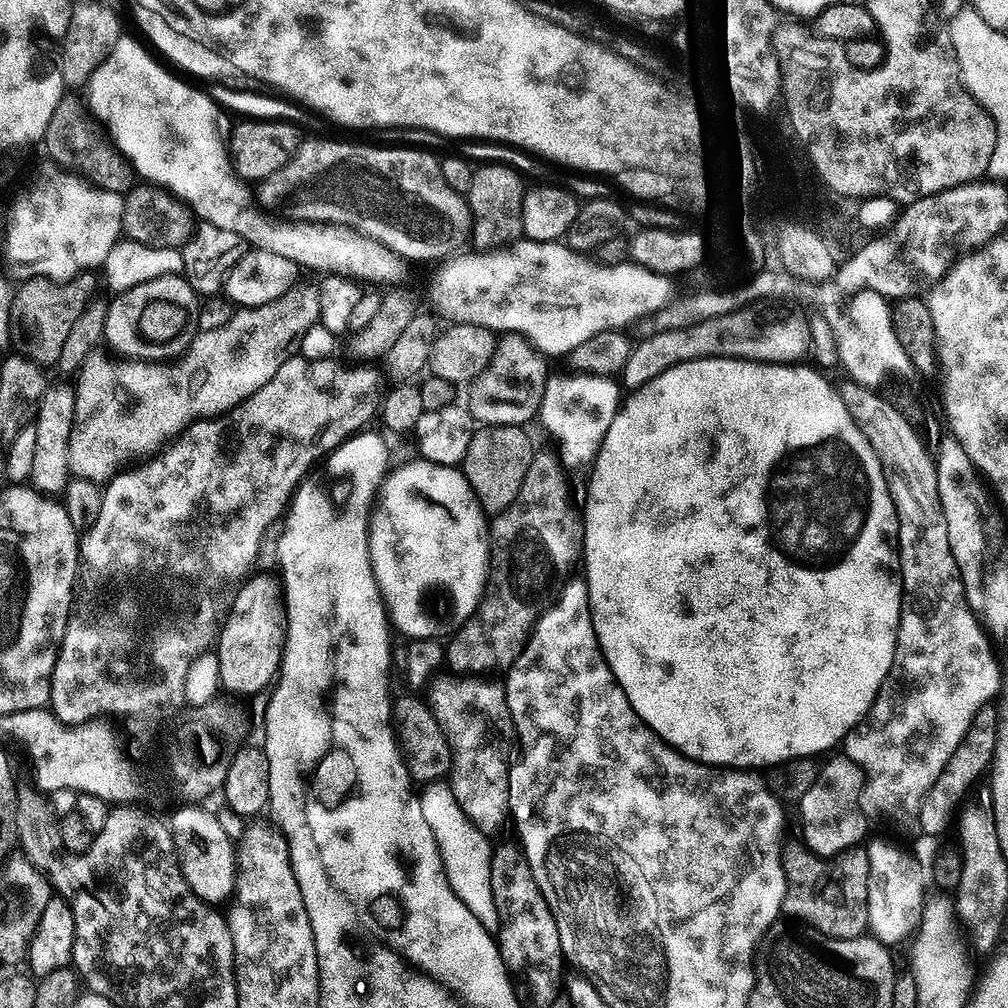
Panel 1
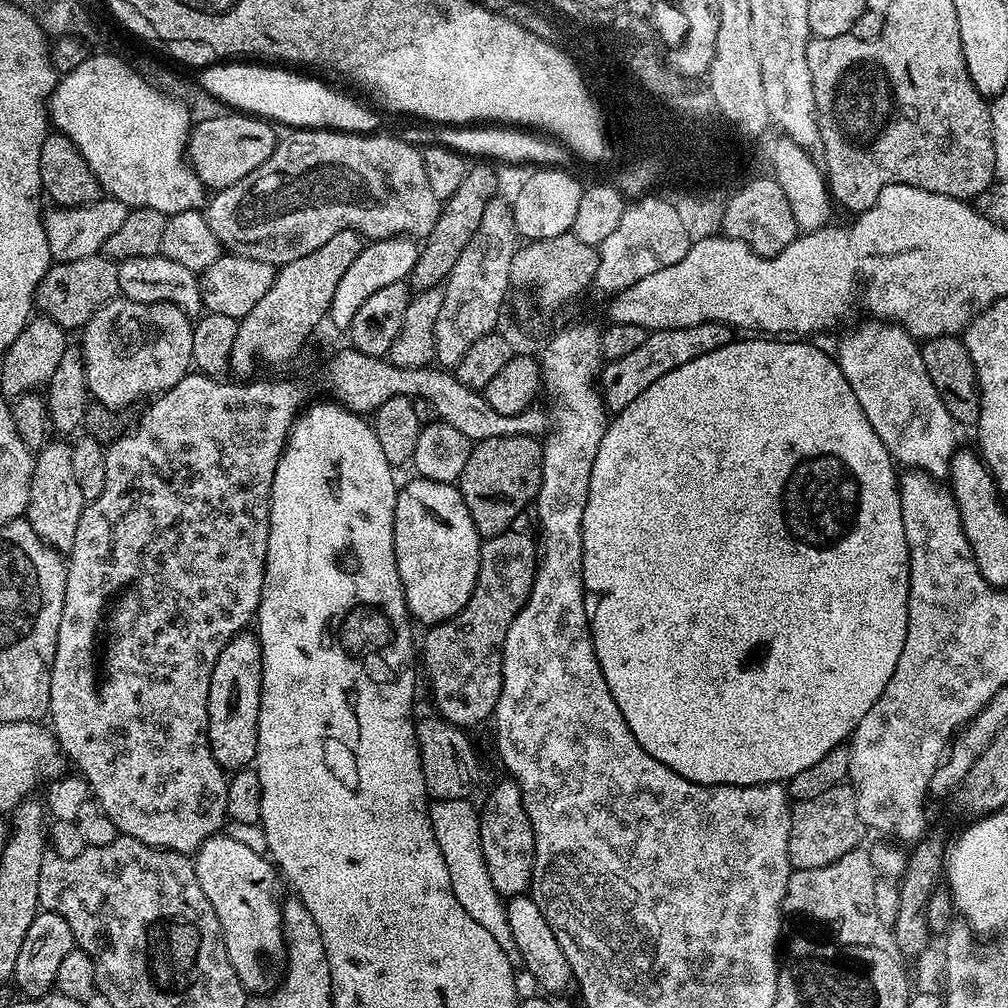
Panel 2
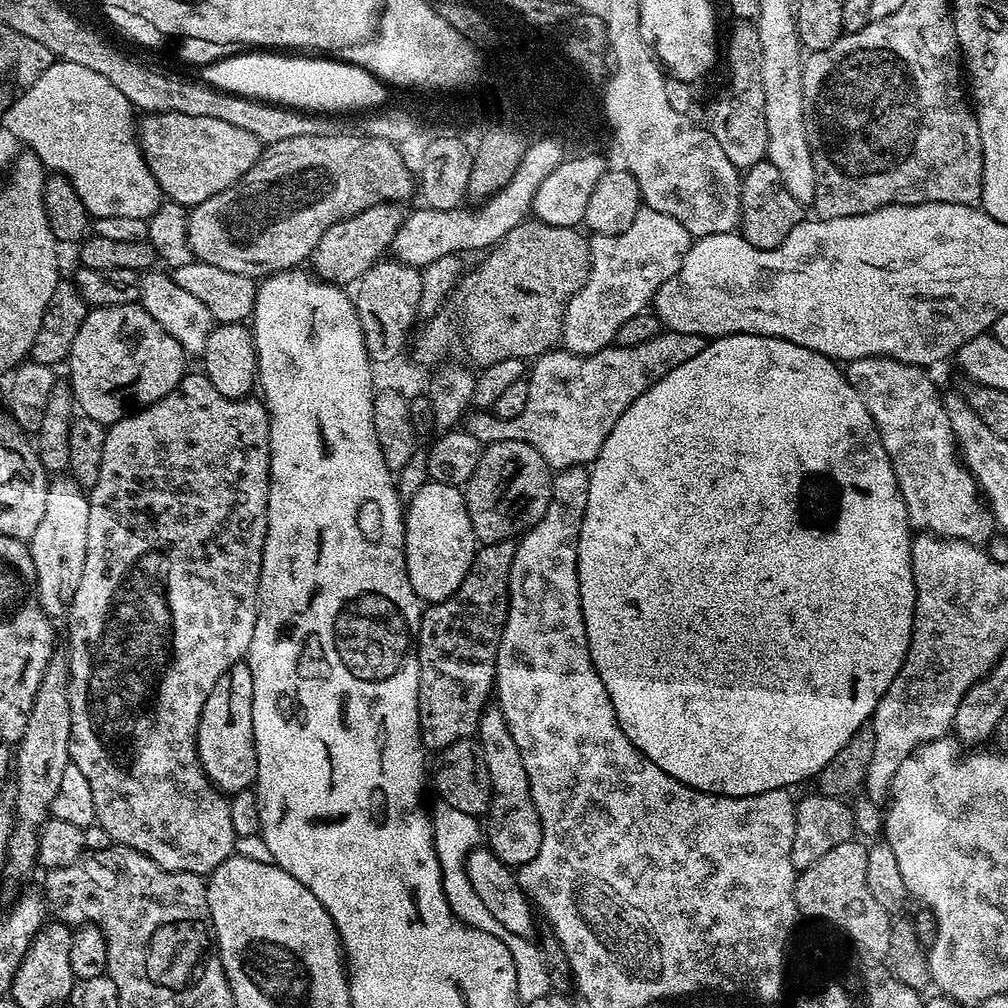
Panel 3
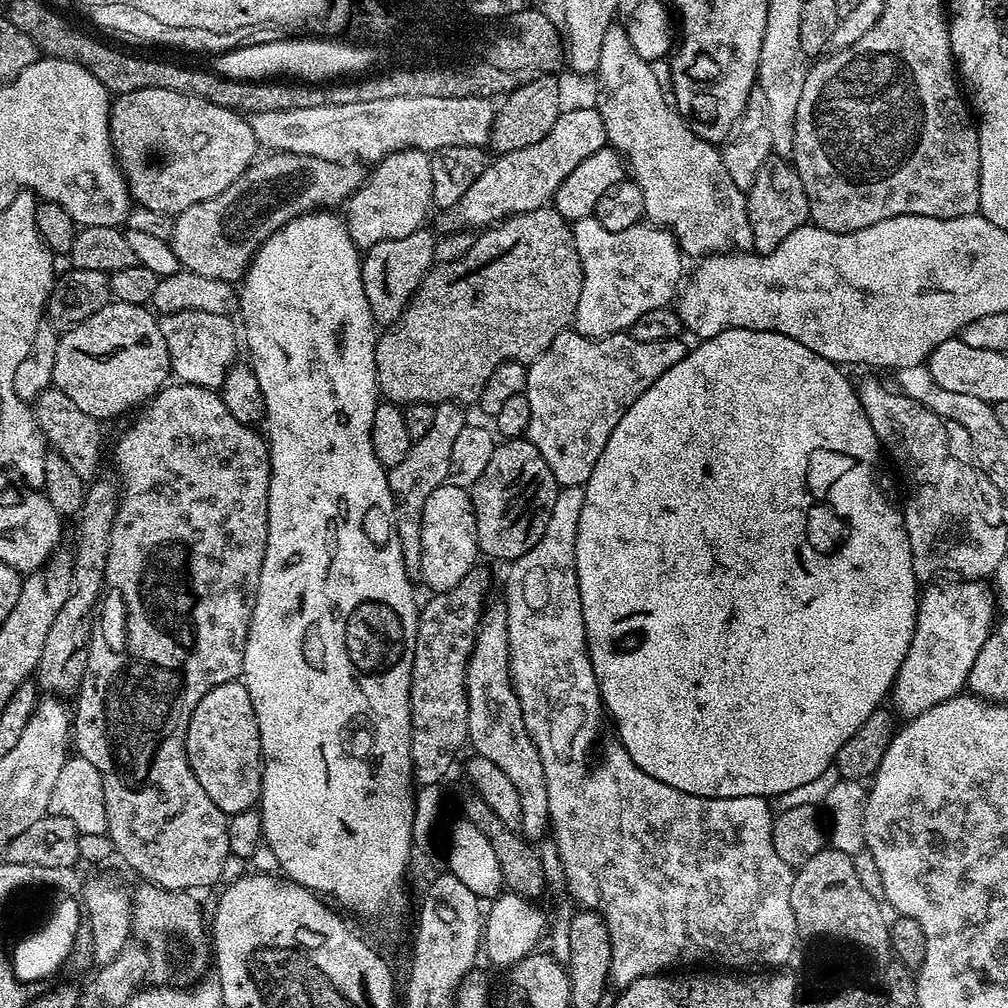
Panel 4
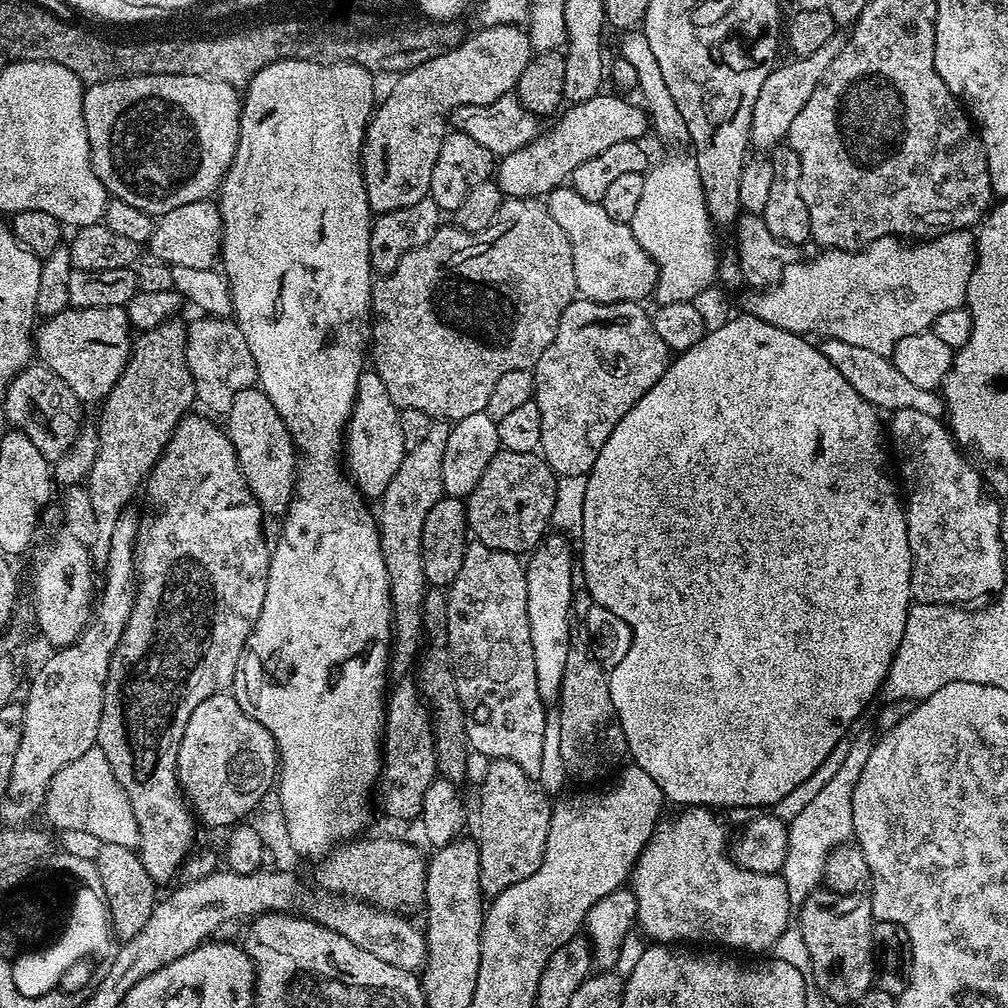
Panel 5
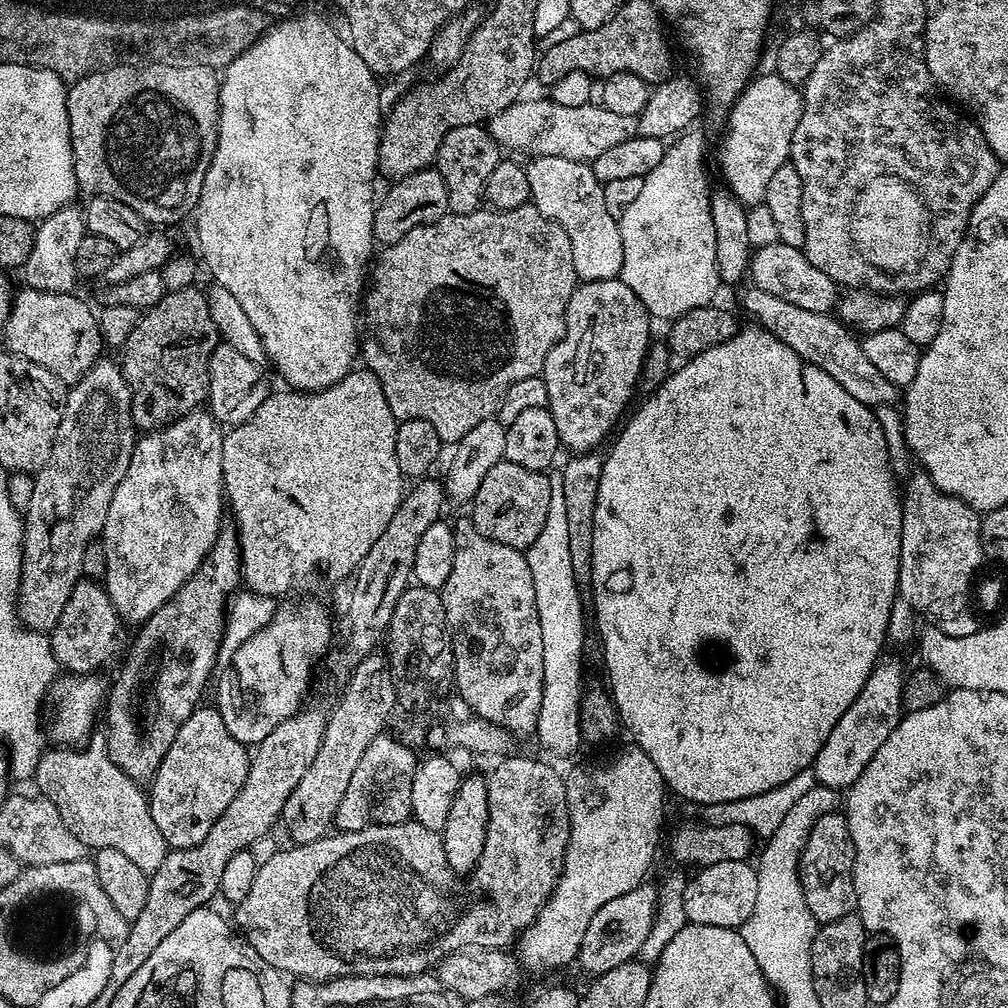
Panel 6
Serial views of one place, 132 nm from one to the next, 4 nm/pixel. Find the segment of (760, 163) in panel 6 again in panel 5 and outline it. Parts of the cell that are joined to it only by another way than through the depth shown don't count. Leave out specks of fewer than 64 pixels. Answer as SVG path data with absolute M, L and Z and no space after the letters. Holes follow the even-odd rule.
M837 34L825 42L814 54L789 59L789 64L781 63L772 69L772 73L762 82L762 90L758 93L758 102L754 102L754 118L752 119L751 147L771 150L787 137L790 130L790 122L794 122L795 116L806 106L810 94L814 94L816 87L822 82L822 74L830 70L830 62L838 58L842 50L845 37Z

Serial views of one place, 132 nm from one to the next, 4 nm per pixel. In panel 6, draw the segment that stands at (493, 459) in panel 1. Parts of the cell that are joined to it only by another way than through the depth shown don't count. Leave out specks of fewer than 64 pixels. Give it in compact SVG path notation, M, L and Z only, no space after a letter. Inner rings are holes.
M500 460L482 478L482 486L478 486L478 494L470 502L470 519L478 530L478 534L486 534L486 538L494 538L494 542L502 542L502 546L514 546L527 550L542 534L542 526L546 526L546 514L550 514L550 498L552 497L552 480L547 471L535 472L526 470L526 466L514 466L514 462Z

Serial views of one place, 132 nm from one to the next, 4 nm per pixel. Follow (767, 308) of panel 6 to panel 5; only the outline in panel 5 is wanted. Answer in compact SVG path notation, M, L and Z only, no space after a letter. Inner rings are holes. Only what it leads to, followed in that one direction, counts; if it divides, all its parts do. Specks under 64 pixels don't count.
M826 338L820 346L826 358L837 367L846 382L854 387L858 394L865 398L869 405L879 411L893 412L898 409L912 409L930 414L931 417L942 418L946 409L943 397L937 392L921 390L913 386L891 362L889 357L875 354L872 350L862 346L851 345L848 342L839 342L838 339Z

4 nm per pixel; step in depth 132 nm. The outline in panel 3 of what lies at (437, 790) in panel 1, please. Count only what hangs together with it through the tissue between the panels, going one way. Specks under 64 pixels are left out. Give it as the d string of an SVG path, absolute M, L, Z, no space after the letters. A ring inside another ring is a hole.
M443 802L437 803L437 808L430 815L430 827L432 829L432 845L436 851L436 857L440 863L440 873L442 874L442 886L444 887L444 897L452 907L452 913L464 924L471 928L482 930L486 934L494 934L498 942L510 950L514 958L514 974L518 982L518 998L524 996L536 996L542 998L552 992L552 983L548 973L548 963L544 961L544 953L539 943L531 944L533 941L526 936L510 934L490 910L486 910L482 898L478 898L477 891L470 884L470 878L466 874L466 858L477 847L482 840L482 824L477 817L466 814L458 810L455 806L450 806Z

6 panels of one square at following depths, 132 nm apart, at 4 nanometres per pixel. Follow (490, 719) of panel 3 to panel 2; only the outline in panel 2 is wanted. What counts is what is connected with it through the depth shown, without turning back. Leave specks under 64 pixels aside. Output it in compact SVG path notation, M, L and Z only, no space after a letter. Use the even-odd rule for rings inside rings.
M503 778L492 788L484 800L480 813L480 837L482 858L486 858L486 870L490 870L490 882L502 898L523 896L531 889L532 871L536 865L536 843L530 818L522 798L522 790L515 780Z

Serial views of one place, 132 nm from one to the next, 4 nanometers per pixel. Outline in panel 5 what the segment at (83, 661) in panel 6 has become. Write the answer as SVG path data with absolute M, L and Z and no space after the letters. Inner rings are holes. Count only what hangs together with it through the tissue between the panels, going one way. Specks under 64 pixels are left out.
M61 535L57 544L44 552L32 572L32 600L36 603L36 624L53 649L68 648L84 633L94 615L92 571L89 549L73 537Z

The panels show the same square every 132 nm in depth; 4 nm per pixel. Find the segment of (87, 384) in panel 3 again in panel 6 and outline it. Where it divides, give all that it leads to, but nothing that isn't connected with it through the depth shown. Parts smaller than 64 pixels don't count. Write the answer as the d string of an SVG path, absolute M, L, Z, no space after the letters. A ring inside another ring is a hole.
M27 286L21 289L13 295L12 309L2 329L3 347L30 358L30 362L38 362L38 366L50 370L65 385L75 384L96 365L103 353L100 351L106 348L97 313L86 301L79 300L79 295L70 292L50 294Z

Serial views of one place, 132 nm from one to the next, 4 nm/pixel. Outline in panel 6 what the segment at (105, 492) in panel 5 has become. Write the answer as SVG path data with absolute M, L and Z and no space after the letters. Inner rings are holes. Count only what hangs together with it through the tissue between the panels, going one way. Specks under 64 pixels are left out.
M199 287L183 288L182 290L174 290L173 292L165 291L164 297L161 298L154 307L147 309L141 315L140 321L134 326L134 330L130 330L130 338L126 338L122 355L119 357L118 363L124 370L124 377L132 391L132 421L135 422L137 429L141 433L147 434L155 432L166 427L172 421L182 418L186 414L197 411L207 401L208 398L208 359L214 354L216 345L221 343L220 332L214 326L214 318L210 318L210 306L208 305L207 295L203 291L199 292Z

